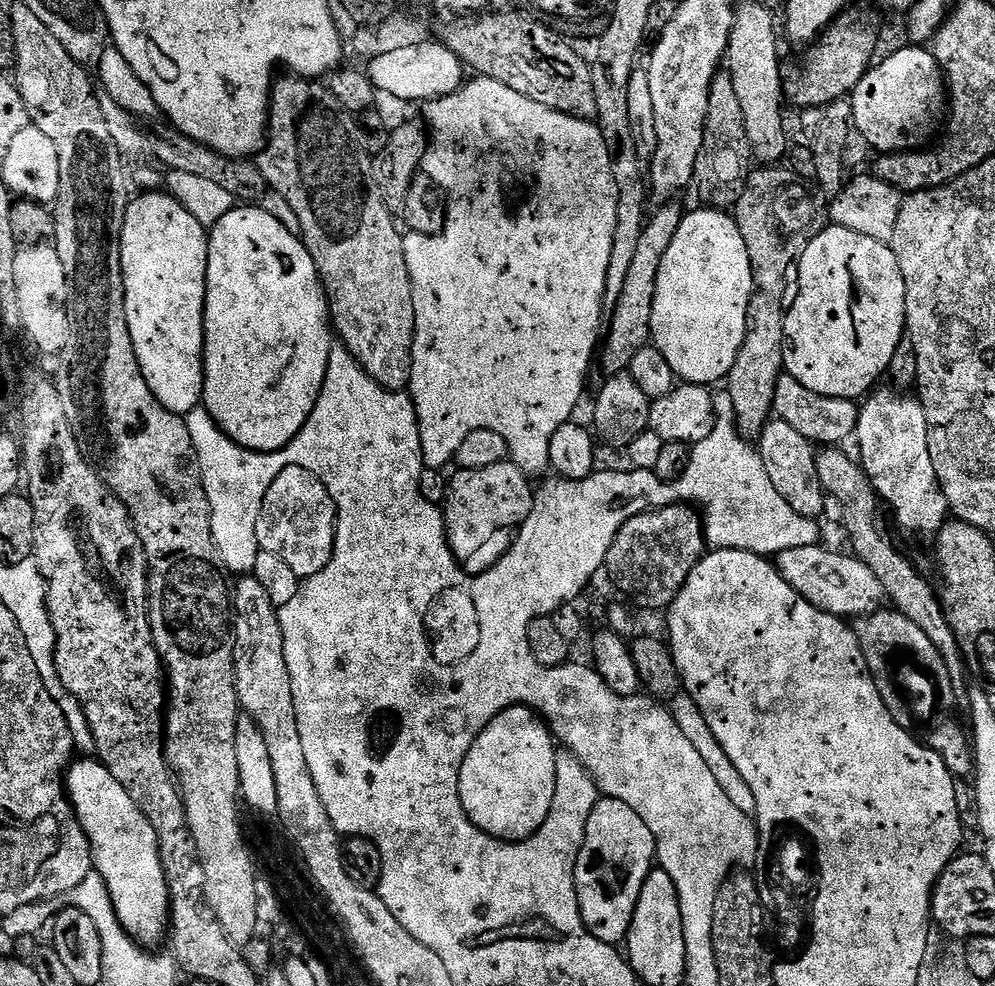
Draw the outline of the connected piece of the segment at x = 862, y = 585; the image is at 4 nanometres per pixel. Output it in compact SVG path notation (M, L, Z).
M816 544L782 551L775 557L774 563L791 588L824 613L855 618L881 609L886 597L882 584L870 568L849 553L840 554L824 547Z

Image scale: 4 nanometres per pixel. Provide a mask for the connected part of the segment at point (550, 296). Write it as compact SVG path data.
M472 79L454 94L443 96L427 105L432 145L429 148L427 145L423 153L422 172L434 178L434 182L443 190L448 202L448 220L444 229L431 238L421 238L417 232L408 232L404 236L404 253L412 283L416 319L416 332L412 335L410 395L418 414L425 468L446 469L447 464L451 465L455 461L458 449L462 447L462 442L466 442L469 434L474 434L474 430L489 428L494 430L494 434L502 434L502 438L506 438L511 459L526 475L530 478L543 477L543 472L547 473L550 468L550 438L554 438L560 427L575 417L572 415L580 404L592 355L595 352L597 355L602 340L600 319L606 316L606 270L610 270L614 226L618 226L618 185L614 183L610 150L606 150L606 142L596 123L550 110L550 106L542 106L542 102L534 102L534 98L525 98L523 94L518 94L518 90L502 86L502 82Z

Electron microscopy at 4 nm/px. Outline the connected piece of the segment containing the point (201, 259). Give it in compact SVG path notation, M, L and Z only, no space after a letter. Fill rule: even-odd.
M148 190L140 197L129 199L126 218L120 235L120 261L122 262L122 274L124 275L124 297L126 298L126 322L130 326L130 342L134 342L134 354L138 358L138 366L142 370L142 378L146 378L146 386L150 386L150 394L166 406L176 416L187 417L189 412L201 407L204 399L204 299L206 298L206 274L208 273L208 238L209 233L173 197L164 190Z

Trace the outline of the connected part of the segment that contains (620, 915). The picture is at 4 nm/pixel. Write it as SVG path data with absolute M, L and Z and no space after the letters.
M597 799L594 810L590 810L590 822L586 822L586 838L576 863L578 906L582 910L582 922L586 922L594 938L613 946L623 945L627 941L634 910L638 906L638 894L642 894L642 882L646 882L656 863L656 843L654 834L650 834L650 826L646 826L646 822L642 822L642 818L638 818L638 814L634 814L626 802Z

